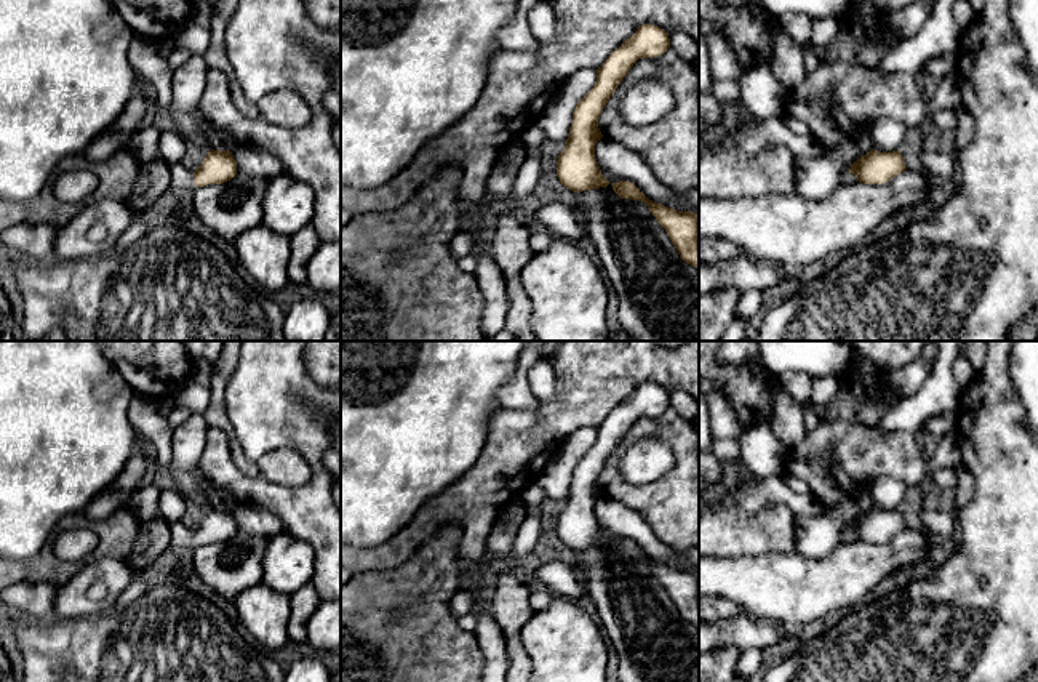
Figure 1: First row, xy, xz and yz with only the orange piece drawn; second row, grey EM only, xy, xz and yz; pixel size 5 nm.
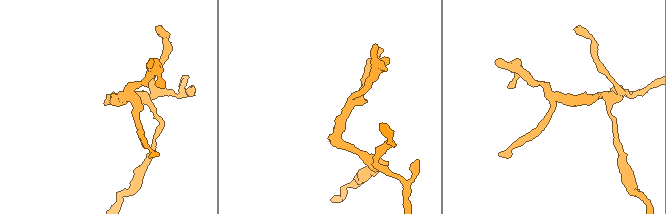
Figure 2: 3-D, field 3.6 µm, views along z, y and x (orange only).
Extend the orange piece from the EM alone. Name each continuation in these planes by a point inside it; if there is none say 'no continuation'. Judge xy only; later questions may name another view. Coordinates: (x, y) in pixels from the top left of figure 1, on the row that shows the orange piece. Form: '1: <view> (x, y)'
1: xy (181, 180)

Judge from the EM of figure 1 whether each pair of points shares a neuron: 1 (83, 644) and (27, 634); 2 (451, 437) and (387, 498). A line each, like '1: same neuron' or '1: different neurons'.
1: same neuron
2: same neuron

